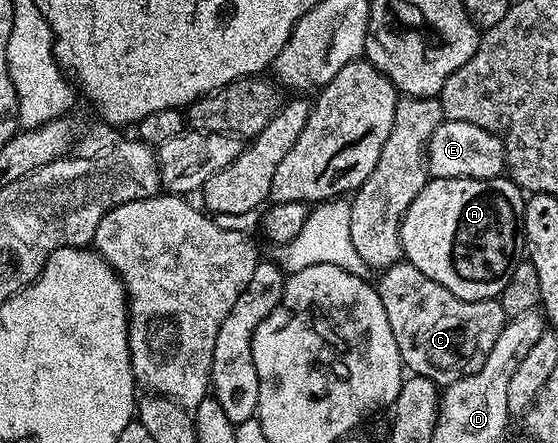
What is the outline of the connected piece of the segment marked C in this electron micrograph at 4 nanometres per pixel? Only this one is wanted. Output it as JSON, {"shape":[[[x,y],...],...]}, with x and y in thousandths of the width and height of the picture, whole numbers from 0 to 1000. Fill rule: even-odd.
{"shape":[[[729,587],[708,591],[704,600],[694,603],[677,634],[685,695],[692,695],[692,713],[699,722],[699,740],[706,749],[706,767],[713,767],[713,795],[717,815],[738,844],[754,844],[783,867],[817,862],[823,853],[833,853],[839,844],[857,840],[878,804],[878,786],[885,786],[885,767],[900,749],[905,731],[903,698],[896,693],[894,679],[885,673],[871,677],[828,677],[814,668],[792,641],[771,632],[742,596]]]}

